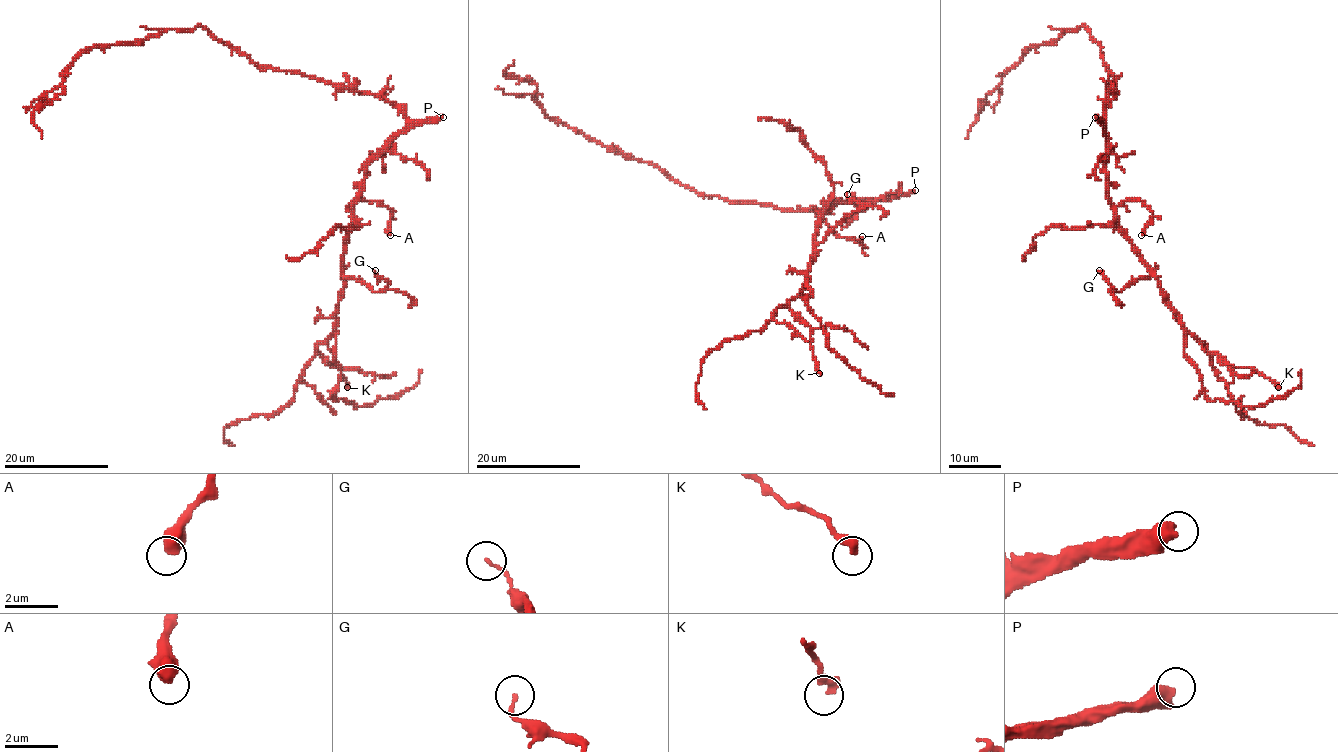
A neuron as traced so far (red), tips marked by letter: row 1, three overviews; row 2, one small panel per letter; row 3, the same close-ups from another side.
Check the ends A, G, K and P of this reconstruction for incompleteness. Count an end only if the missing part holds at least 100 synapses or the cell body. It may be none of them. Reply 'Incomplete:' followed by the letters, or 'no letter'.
Incomplete: P

